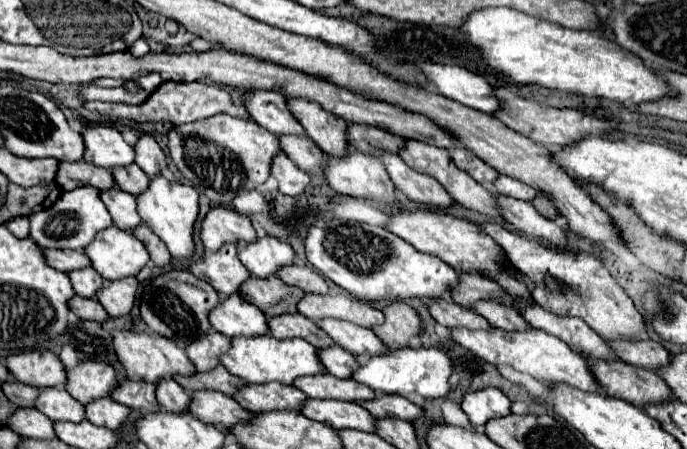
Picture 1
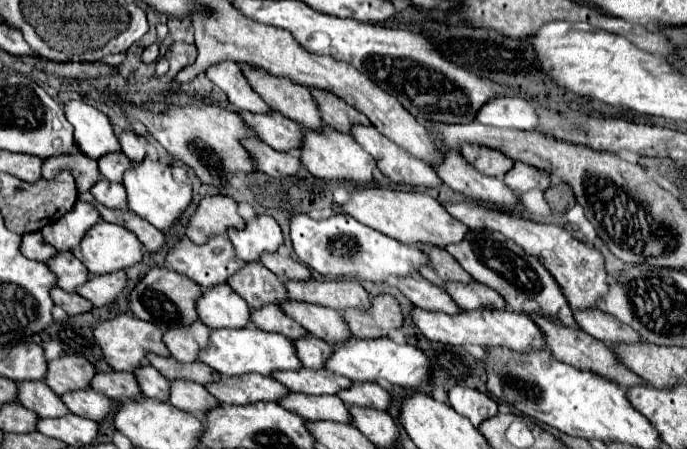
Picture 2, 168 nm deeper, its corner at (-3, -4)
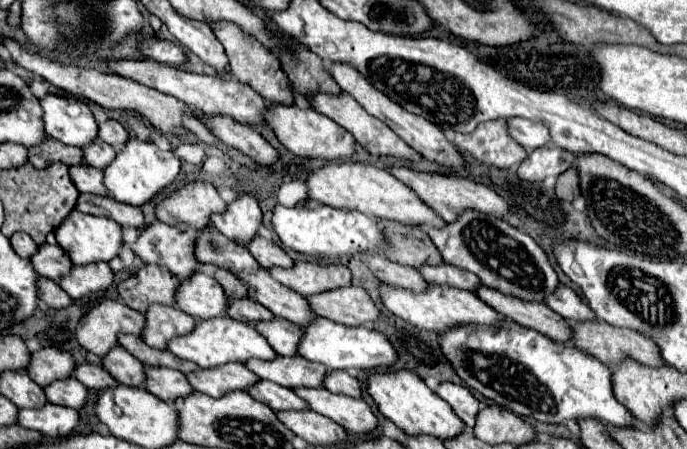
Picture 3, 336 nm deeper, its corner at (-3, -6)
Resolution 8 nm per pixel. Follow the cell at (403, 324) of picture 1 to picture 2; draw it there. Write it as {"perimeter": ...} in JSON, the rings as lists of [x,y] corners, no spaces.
{"perimeter":[[[377,295],[371,303],[373,305],[367,313],[361,313],[359,309],[343,311],[343,317],[355,337],[387,337],[391,329],[403,325],[403,311],[395,297]]]}

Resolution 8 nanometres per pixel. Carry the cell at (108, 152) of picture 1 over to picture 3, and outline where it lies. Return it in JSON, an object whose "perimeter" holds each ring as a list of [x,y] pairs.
{"perimeter":[[[47,93],[39,99],[45,133],[65,145],[85,147],[97,137],[97,123],[89,107],[73,95]]]}

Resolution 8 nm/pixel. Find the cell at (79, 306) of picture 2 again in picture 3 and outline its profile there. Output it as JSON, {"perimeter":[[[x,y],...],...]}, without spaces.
{"perimeter":[[[45,277],[37,279],[37,297],[45,301],[51,309],[63,309],[71,305],[71,297],[55,281],[49,281]]]}

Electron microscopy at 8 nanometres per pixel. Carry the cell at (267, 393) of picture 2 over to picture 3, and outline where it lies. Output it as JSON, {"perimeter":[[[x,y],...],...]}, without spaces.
{"perimeter":[[[225,363],[223,367],[211,367],[211,369],[199,369],[191,371],[191,375],[185,375],[189,385],[205,395],[221,397],[227,391],[245,391],[253,383],[259,381],[257,375],[253,375],[243,363]]]}

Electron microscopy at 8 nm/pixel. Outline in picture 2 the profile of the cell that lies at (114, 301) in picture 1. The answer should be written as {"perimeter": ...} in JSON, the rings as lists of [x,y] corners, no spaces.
{"perimeter":[[[115,271],[109,275],[93,275],[91,281],[87,281],[83,287],[77,289],[77,293],[85,299],[89,299],[95,307],[105,307],[123,293],[127,285],[125,271]]]}

